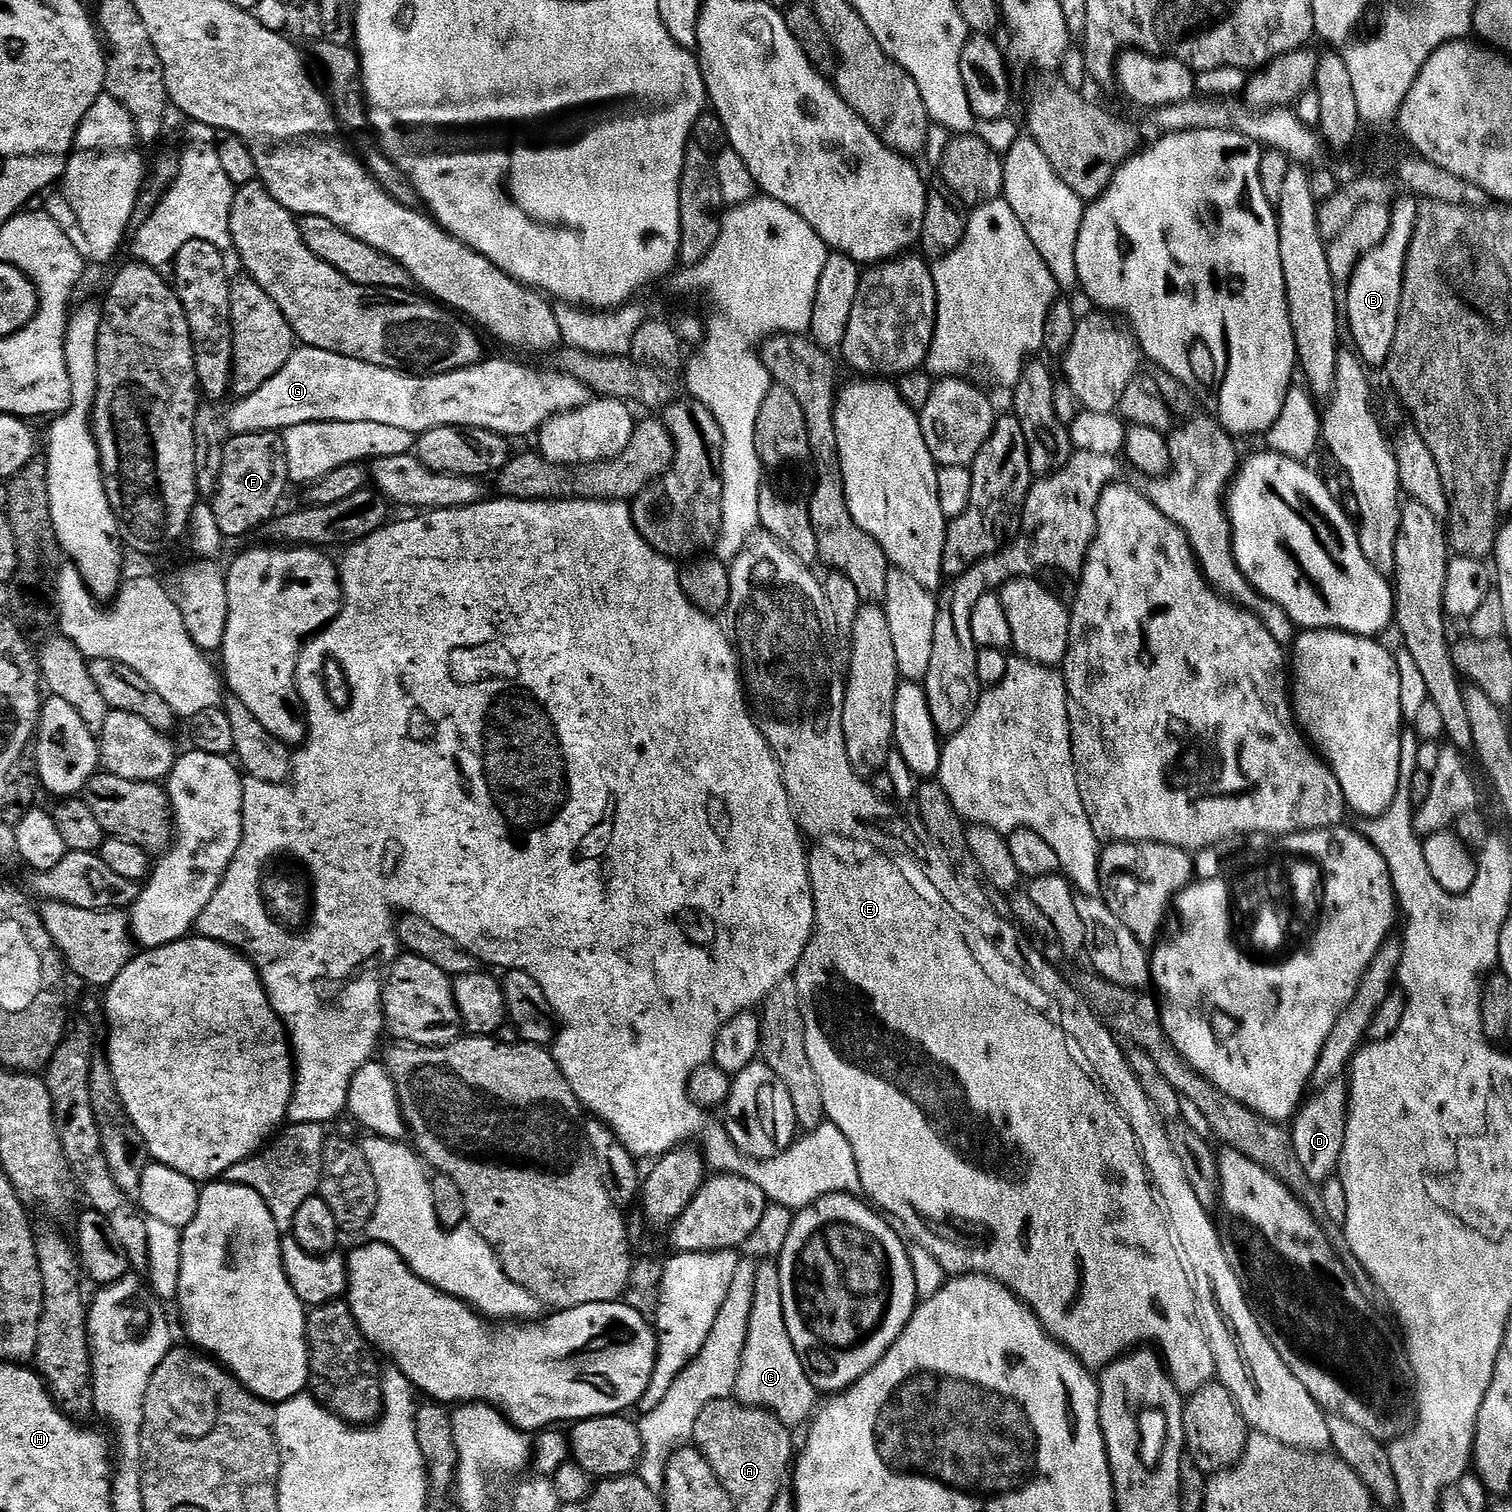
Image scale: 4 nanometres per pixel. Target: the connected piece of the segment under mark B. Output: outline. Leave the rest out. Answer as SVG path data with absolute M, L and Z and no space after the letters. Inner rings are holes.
M1411 194L1401 195L1391 205L1390 230L1384 241L1360 260L1351 280L1346 286L1346 332L1352 335L1355 351L1365 365L1387 365L1388 355L1394 346L1394 334L1398 330L1398 314L1402 302L1404 267L1414 238L1420 204ZM1400 200L1400 201L1399 201Z

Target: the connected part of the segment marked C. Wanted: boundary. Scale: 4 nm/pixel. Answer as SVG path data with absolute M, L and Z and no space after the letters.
M764 1262L756 1269L754 1307L750 1310L750 1330L739 1366L735 1397L741 1403L775 1413L784 1424L795 1428L815 1413L818 1393L810 1382L786 1326L782 1310L782 1278L776 1262Z

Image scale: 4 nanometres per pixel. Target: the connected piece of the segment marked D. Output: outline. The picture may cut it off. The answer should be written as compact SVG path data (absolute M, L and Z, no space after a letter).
M1343 1079L1331 1080L1325 1088L1319 1089L1315 1094L1317 1096L1309 1095L1303 1101L1300 1111L1291 1121L1290 1131L1294 1142L1294 1154L1298 1154L1298 1162L1302 1162L1302 1170L1306 1170L1306 1178L1310 1178L1313 1184L1323 1185L1325 1180L1331 1180L1337 1175L1342 1158L1342 1146L1346 1146L1348 1085Z

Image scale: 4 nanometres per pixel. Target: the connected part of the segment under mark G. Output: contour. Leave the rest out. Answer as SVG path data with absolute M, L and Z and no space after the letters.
M300 346L290 354L286 366L282 366L282 370L278 370L278 374L274 374L274 378L270 378L270 382L258 386L258 390L254 390L254 394L243 396L235 401L236 405L229 410L228 416L226 412L226 428L229 433L237 432L240 435L237 437L252 438L257 434L280 434L290 426L302 426L310 422L378 422L382 426L398 426L398 430L406 430L410 434L419 434L431 428L481 428L482 430L497 432L509 438L528 436L531 432L532 435L539 433L540 428L551 416L578 410L582 406L586 406L588 401L593 399L594 396L591 390L586 386L582 386L582 382L578 382L578 378L570 378L570 374L566 374L565 372L547 371L539 372L536 368L527 368L526 365L515 364L512 360L491 360L491 358L485 358L479 364L463 368L457 372L447 372L441 376L413 376L410 372L399 372L398 370L390 370L382 366L374 366L370 362L362 362L358 358L334 354L330 350L318 350L317 348Z

